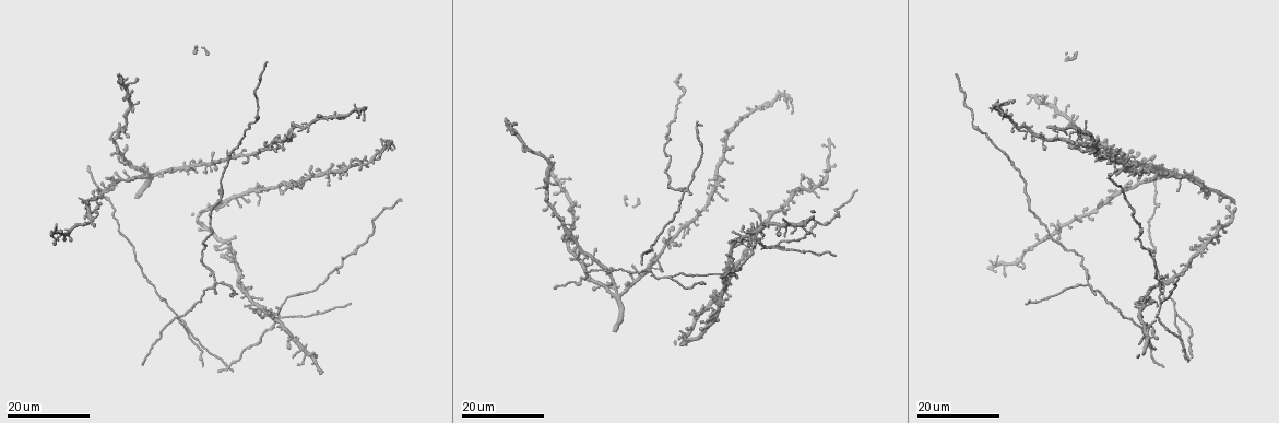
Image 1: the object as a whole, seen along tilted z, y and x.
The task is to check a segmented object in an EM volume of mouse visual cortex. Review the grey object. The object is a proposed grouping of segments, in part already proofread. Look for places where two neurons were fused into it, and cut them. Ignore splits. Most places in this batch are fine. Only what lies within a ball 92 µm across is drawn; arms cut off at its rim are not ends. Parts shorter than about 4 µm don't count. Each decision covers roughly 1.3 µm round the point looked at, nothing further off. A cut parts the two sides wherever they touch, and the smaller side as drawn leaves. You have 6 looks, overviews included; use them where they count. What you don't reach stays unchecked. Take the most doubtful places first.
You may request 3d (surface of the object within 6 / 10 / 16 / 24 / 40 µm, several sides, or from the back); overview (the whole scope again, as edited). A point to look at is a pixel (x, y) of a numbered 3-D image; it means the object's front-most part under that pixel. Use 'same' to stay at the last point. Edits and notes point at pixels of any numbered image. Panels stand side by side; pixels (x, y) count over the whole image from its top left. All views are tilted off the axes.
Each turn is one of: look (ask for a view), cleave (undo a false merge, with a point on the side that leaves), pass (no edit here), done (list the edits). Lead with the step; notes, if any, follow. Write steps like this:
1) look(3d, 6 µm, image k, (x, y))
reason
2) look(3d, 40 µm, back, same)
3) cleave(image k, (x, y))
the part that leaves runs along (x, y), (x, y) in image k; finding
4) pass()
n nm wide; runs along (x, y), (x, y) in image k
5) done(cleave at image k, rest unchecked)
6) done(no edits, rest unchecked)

look(3d, 16 µm, image 1, (669, 278))
branch point

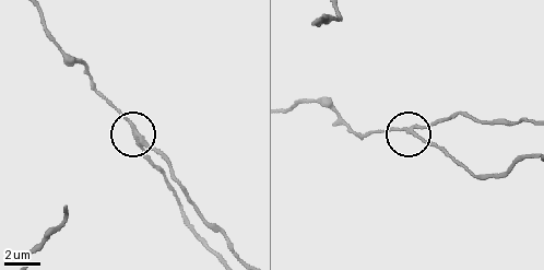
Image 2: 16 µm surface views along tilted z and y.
look(3d, 6 µm, image 2, (139, 145))

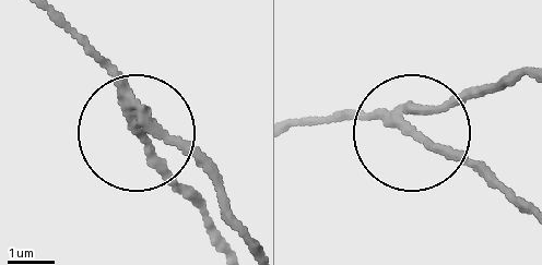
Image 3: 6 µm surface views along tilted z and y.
cleave(image 3, (190, 148))
3 arms; the part that leaves runs along (133, 109), (200, 168), (251, 250) in image 3; two neurons meet here

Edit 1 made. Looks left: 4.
look(overview)

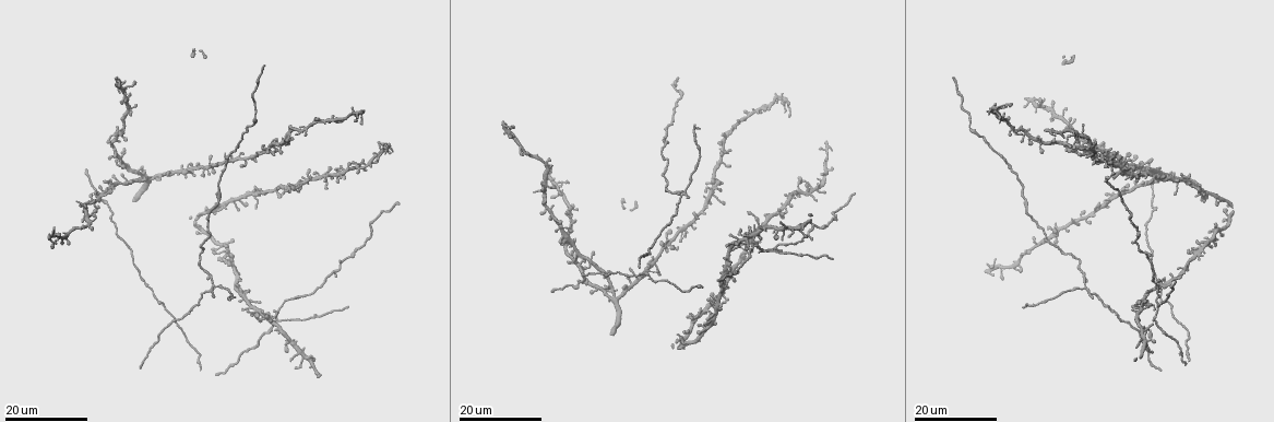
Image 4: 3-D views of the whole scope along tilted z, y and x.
look(3d, 24 µm, image 4, (764, 249))

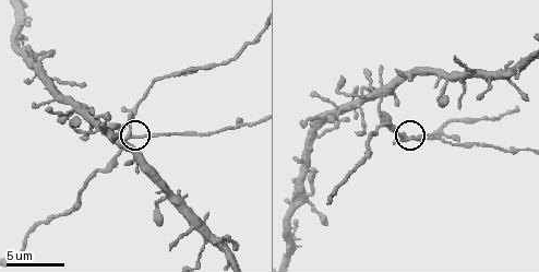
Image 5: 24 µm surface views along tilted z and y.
look(3d, 6 µm, image 5, (131, 138))

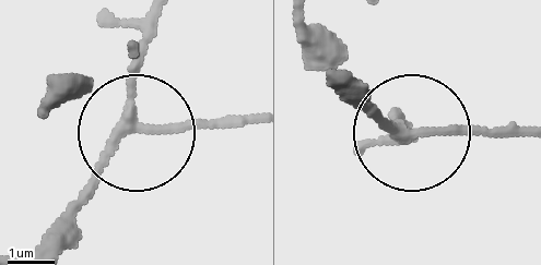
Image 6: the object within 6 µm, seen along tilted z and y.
pass()
210 nm wide; all the same neuron

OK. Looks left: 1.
done(cleave at image 3, rest unchecked)

